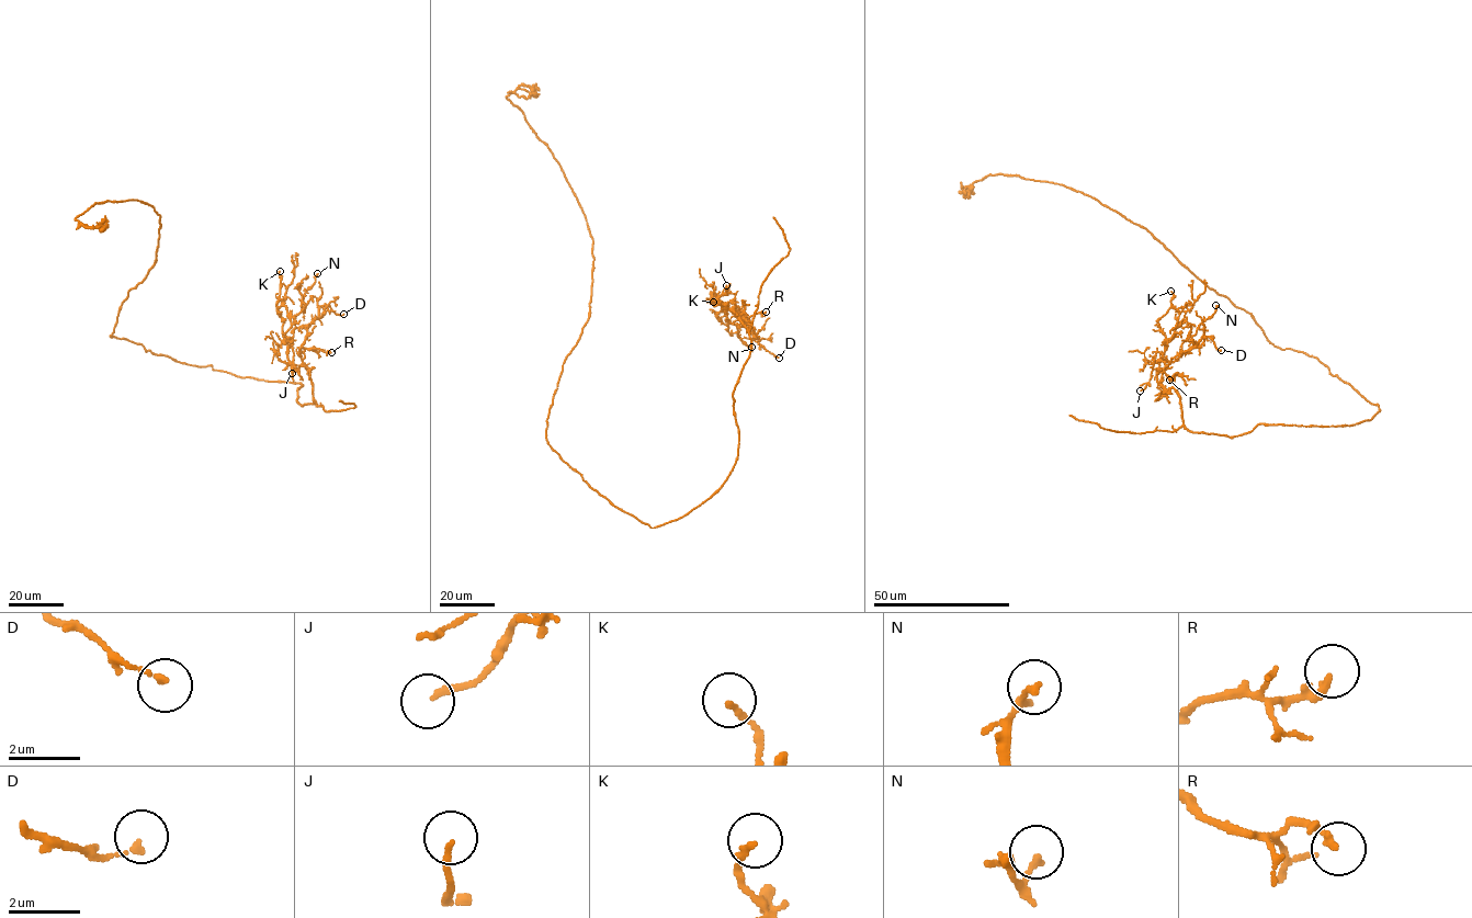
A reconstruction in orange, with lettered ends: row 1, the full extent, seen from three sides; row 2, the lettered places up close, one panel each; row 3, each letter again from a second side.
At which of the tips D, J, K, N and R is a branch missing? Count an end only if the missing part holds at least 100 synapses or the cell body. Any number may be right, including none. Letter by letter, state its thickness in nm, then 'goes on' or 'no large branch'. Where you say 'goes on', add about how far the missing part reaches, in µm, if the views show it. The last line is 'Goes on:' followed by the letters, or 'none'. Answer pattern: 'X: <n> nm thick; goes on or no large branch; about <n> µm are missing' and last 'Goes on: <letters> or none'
D: 150 nm thick; no large branch
J: 160 nm thick; no large branch
K: 190 nm thick; no large branch
N: 120 nm thick; no large branch
R: 190 nm thick; no large branch
Goes on: none

